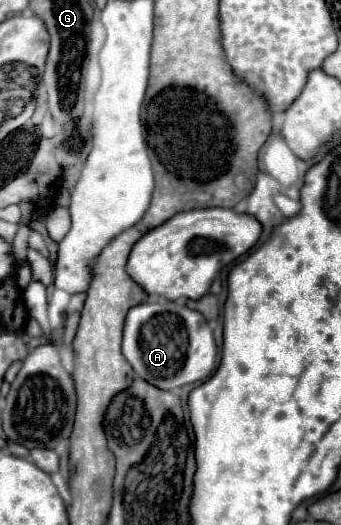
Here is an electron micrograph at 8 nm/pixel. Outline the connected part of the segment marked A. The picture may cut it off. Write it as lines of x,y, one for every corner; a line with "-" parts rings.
151,300
129,310
123,328
123,356
145,382
161,390
173,390
207,380
215,368
217,346
201,312
169,300

